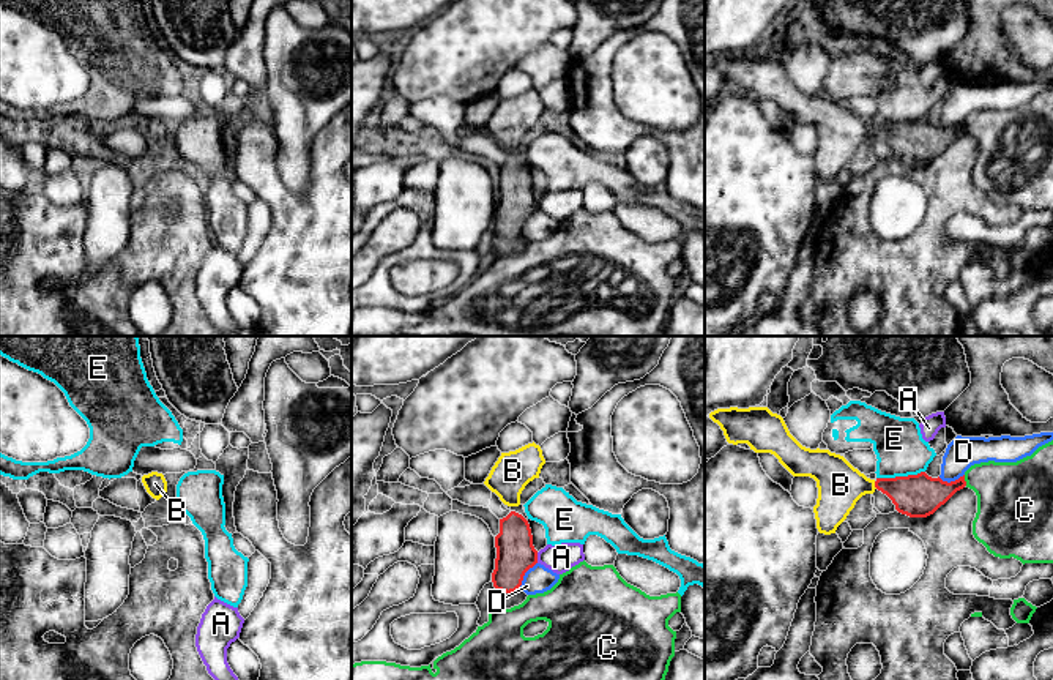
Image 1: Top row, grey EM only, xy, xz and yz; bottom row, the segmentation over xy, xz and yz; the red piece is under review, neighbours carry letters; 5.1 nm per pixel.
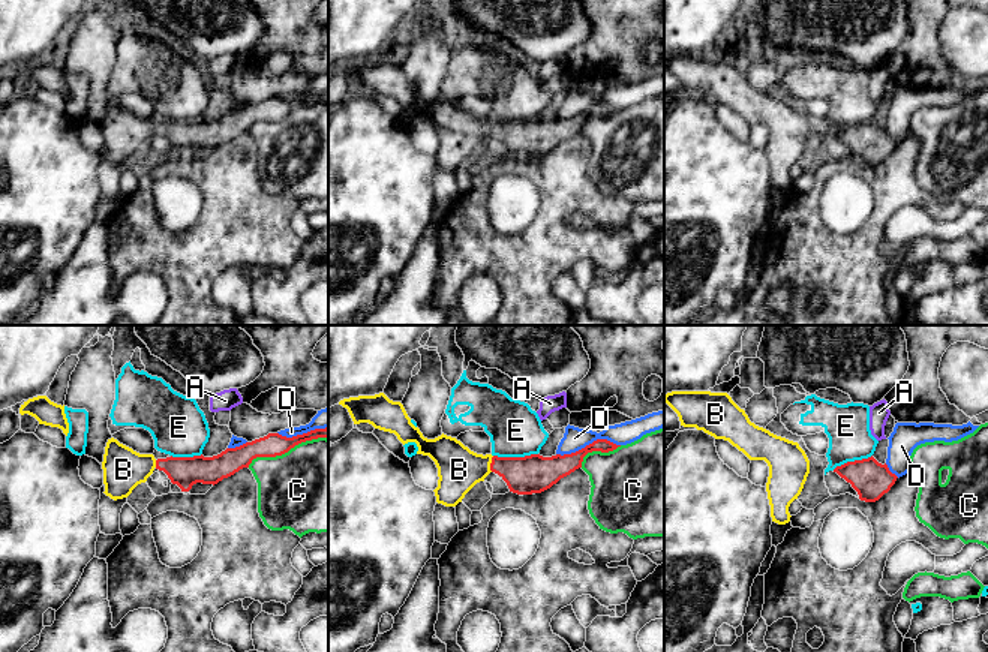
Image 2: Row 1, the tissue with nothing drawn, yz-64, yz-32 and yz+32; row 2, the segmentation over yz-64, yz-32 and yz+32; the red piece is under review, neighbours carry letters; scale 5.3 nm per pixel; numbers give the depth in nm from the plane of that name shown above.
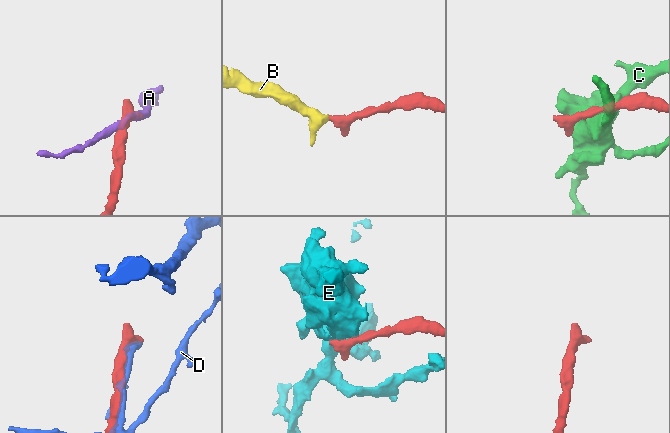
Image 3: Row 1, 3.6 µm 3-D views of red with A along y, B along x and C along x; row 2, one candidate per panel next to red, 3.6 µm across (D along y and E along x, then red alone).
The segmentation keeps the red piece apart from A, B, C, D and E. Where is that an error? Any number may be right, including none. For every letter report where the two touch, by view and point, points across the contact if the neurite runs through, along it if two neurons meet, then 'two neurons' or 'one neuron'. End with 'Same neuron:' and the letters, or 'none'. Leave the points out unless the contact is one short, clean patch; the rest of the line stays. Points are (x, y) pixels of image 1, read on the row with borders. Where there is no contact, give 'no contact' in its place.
A: meets red in xz at (536, 557); border along xz (536, 552), (538, 562); two neurons
B: meets red in yz at (875, 485); runs through yz (918, 496), (891, 486), (875, 485), (840, 485); one neuron
C: meets red in yz at (963, 480); two neurons
D: meets red in xz at (524, 575); two neurons
E: meets red in yz at (900, 477); border along yz (924, 470), (915, 475), (877, 478); two neurons
Same neuron: B

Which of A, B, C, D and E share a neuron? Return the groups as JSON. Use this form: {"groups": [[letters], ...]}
{"groups": [["A"], ["B"], ["C"], ["D"], ["E"]]}

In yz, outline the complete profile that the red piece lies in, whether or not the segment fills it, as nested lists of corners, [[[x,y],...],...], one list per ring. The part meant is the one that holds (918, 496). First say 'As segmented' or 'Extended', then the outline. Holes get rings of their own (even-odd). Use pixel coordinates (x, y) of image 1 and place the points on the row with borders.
Extended. [[[768,407],[717,409],[709,418],[720,426],[728,443],[747,443],[755,453],[771,453],[793,476],[817,481],[813,513],[817,529],[824,535],[835,533],[856,502],[876,489],[892,500],[899,513],[927,517],[966,486],[965,475],[947,483],[925,472],[870,480],[840,454],[802,446],[790,434],[783,418]]]

